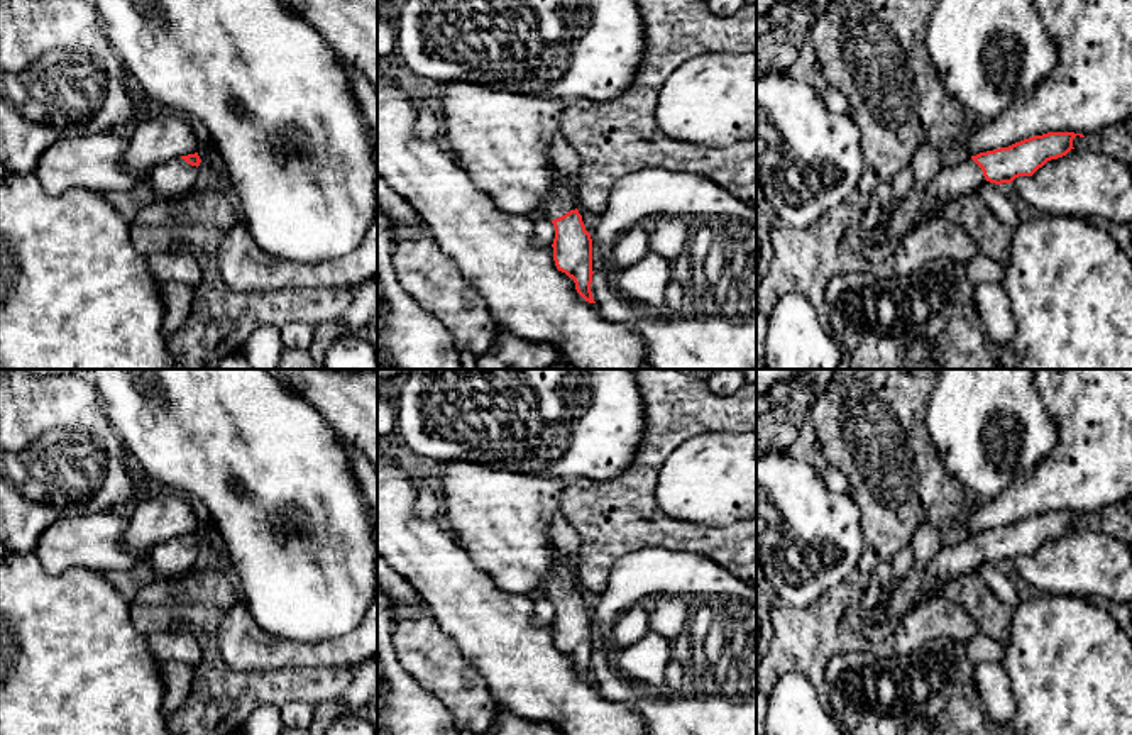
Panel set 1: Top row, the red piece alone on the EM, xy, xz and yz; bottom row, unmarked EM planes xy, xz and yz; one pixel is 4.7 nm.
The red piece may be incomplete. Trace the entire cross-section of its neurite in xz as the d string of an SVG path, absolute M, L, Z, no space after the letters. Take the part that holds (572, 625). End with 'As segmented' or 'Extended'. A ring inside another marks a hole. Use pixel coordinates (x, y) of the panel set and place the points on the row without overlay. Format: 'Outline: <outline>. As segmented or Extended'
Outline: M550 525L547 539L552 552L552 571L538 589L540 598L547 598L555 606L553 640L558 650L574 659L577 672L589 682L596 682L591 671L592 662L592 618L585 610L579 593L575 571L567 566L567 554L558 550L550 540Z. Extended

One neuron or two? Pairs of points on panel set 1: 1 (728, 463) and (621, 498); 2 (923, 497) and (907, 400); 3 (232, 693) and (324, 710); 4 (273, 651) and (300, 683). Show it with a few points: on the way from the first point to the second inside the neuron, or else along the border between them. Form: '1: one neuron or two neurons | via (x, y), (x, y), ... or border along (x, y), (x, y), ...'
1: two neurons | border along (675, 451), (660, 471), (657, 503), (679, 520)
2: one neuron | via (907, 473), (907, 424)
3: two neurons | border along (349, 686), (340, 696), (320, 698), (313, 705)
4: two neurons | border along (327, 668), (261, 668), (247, 671)

